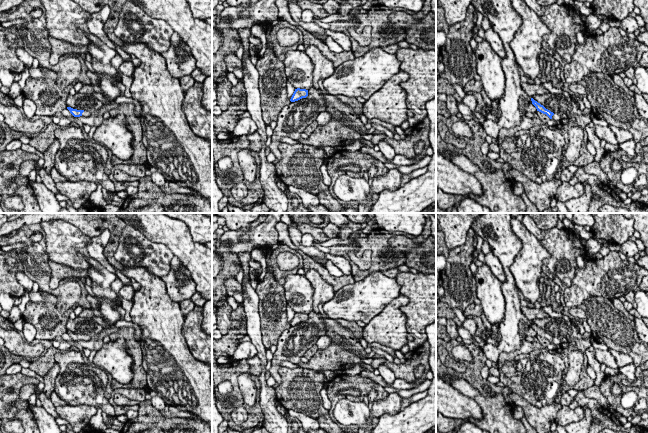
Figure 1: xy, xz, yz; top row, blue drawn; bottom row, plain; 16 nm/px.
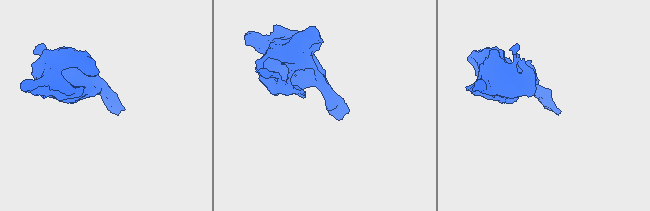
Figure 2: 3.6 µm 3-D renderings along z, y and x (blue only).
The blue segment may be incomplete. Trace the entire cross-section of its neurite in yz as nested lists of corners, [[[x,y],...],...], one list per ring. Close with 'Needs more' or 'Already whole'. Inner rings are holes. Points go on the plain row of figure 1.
[[[531,322],[532,328],[536,331],[537,335],[546,338],[550,343],[562,345],[563,342],[561,341],[561,338],[556,338],[551,336],[550,334],[546,333],[543,329],[535,325],[533,322]]]. Needs more

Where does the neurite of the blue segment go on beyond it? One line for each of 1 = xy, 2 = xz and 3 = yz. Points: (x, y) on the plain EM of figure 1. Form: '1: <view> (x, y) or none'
1: xy (85, 338)
2: none
3: yz (558, 341)

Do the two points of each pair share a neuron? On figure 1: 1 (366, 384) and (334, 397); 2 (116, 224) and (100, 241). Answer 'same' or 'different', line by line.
1: same
2: different

